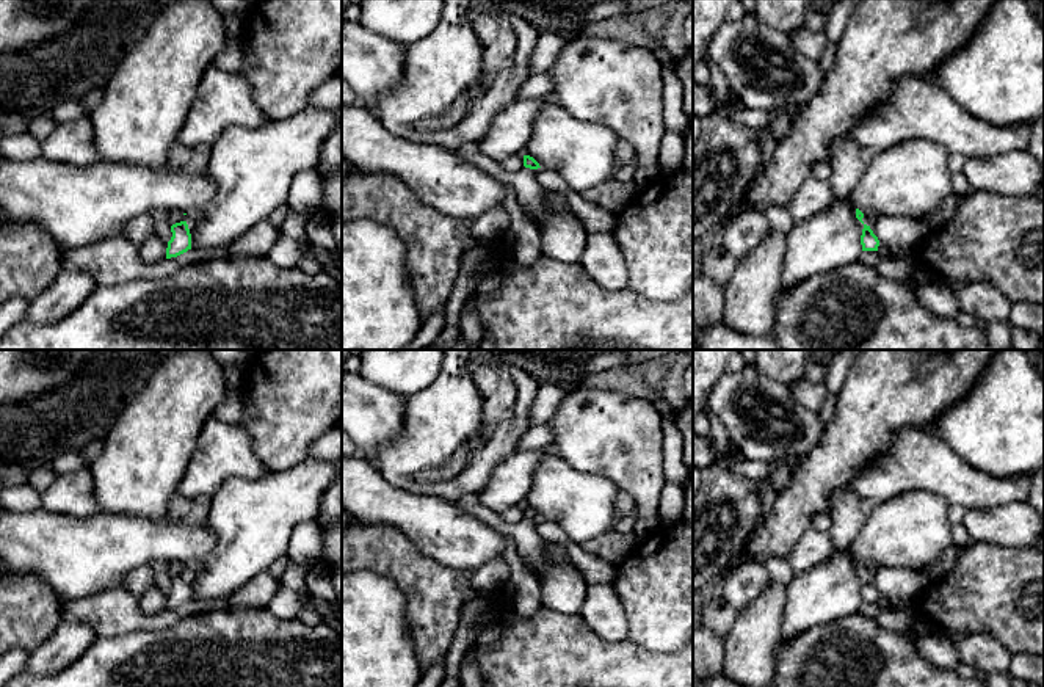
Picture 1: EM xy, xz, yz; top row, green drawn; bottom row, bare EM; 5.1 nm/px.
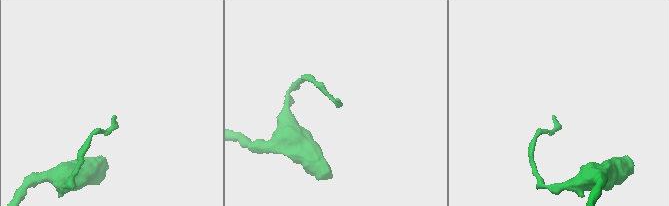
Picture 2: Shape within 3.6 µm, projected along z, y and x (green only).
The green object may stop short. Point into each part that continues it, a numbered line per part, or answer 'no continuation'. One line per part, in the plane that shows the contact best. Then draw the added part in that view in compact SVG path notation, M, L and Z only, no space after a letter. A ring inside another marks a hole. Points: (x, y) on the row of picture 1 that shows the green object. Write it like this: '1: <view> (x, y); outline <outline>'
no continuation

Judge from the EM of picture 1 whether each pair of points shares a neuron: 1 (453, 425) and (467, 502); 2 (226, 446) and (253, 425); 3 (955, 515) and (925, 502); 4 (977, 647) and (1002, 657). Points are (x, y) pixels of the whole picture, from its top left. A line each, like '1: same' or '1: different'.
1: different
2: different
3: different
4: same

